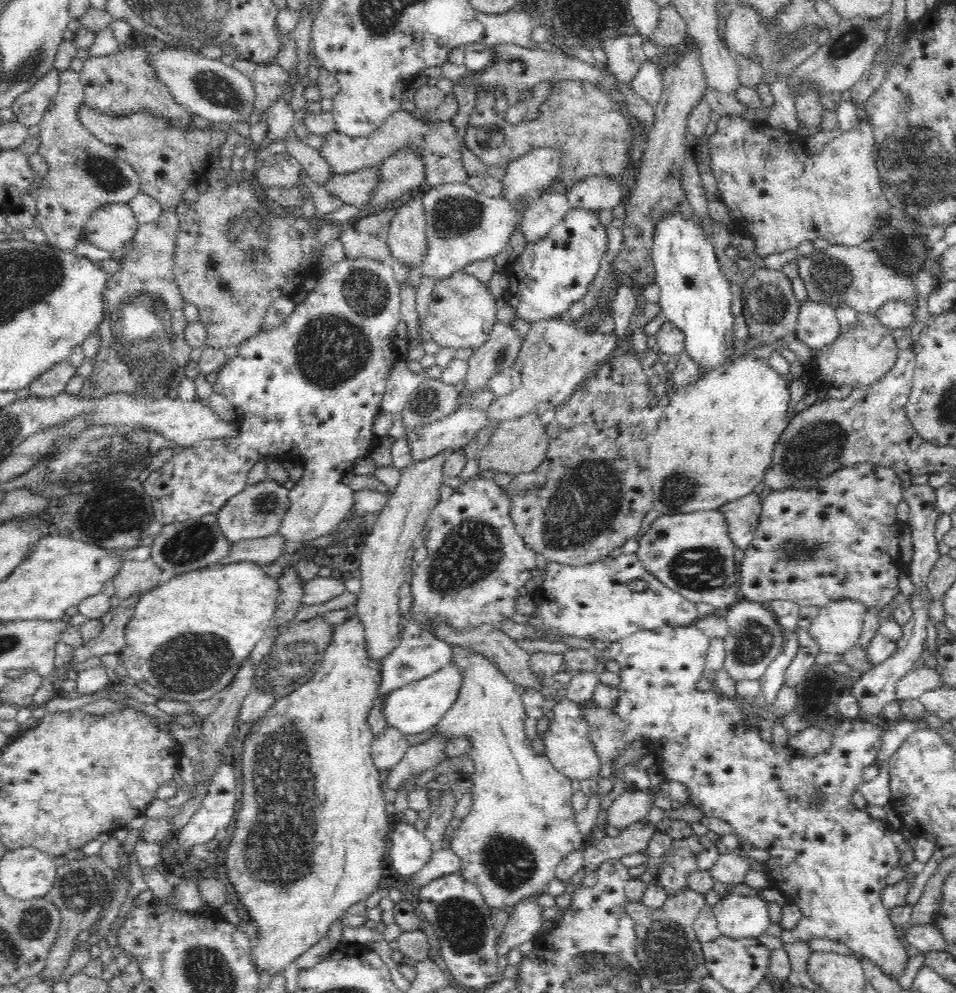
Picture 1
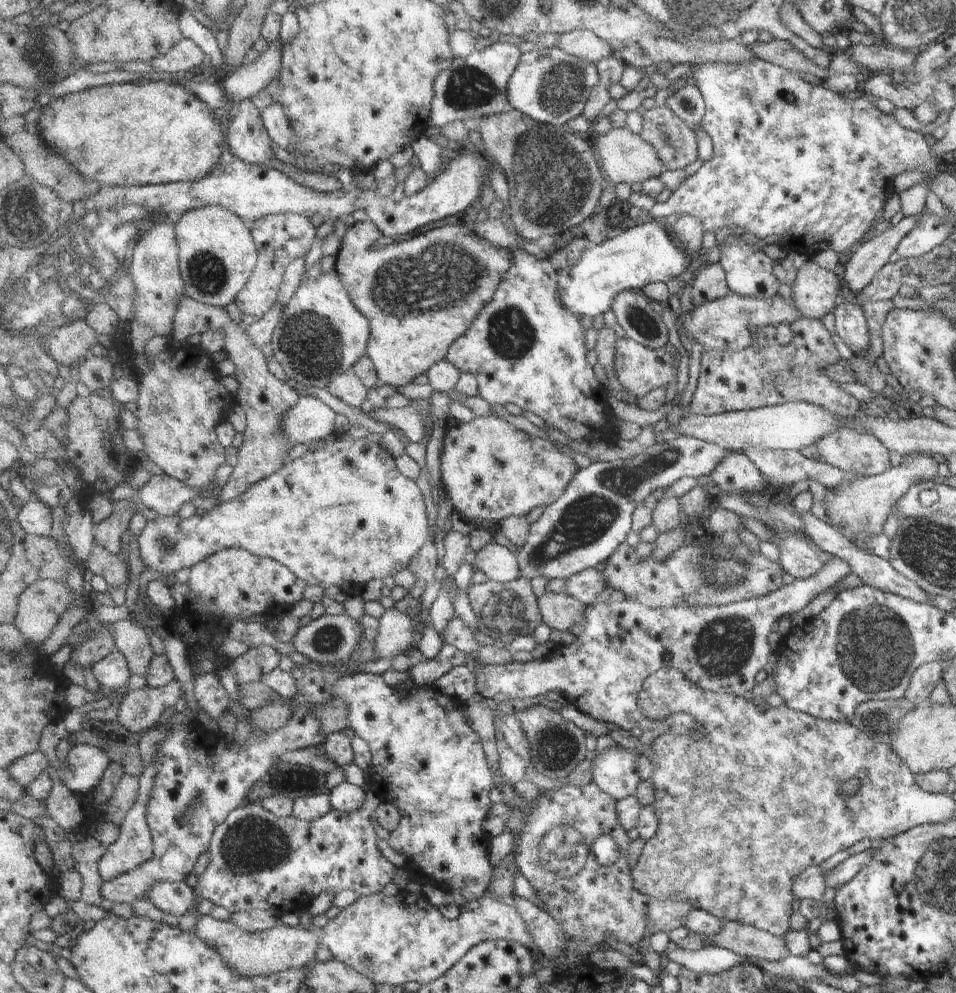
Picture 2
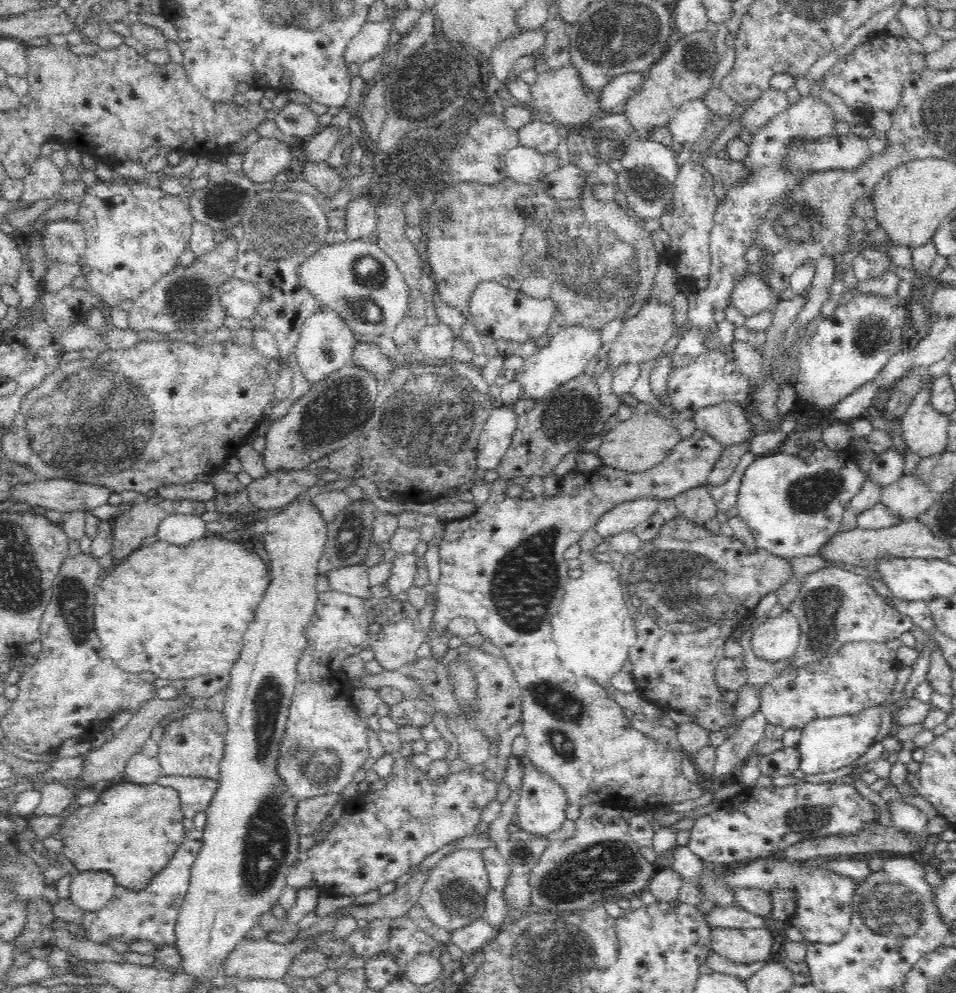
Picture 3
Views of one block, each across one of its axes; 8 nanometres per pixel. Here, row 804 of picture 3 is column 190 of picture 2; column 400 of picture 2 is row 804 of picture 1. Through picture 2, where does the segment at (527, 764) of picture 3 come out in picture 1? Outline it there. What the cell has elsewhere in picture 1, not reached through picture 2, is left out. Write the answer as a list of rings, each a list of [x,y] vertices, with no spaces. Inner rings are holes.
[[[454,648],[453,659],[460,667],[468,667],[466,678],[459,697],[450,707],[444,718],[438,721],[433,733],[444,739],[464,737],[468,741],[466,754],[474,760],[474,770],[466,773],[466,779],[472,783],[469,812],[461,818],[456,828],[447,831],[444,845],[460,861],[460,870],[468,882],[478,885],[486,904],[491,909],[504,909],[521,902],[536,900],[544,894],[555,878],[557,866],[571,852],[582,850],[588,837],[581,833],[576,822],[576,812],[572,806],[572,779],[562,770],[558,770],[544,754],[538,754],[528,744],[526,734],[527,712],[522,702],[520,685],[508,681],[494,664],[470,656],[466,649]]]

